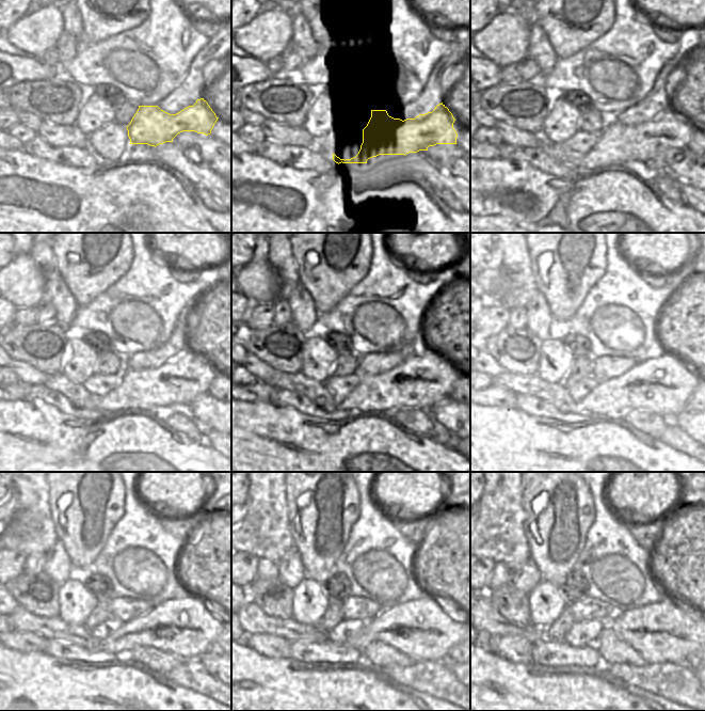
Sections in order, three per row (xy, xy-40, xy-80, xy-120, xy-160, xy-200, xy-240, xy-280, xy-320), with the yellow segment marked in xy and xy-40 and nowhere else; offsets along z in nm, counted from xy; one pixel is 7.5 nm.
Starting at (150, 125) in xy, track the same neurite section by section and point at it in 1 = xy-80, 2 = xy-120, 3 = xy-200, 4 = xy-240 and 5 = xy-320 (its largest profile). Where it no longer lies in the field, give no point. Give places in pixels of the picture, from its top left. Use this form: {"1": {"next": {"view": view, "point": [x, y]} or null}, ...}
{"1": {"next": {"view": "xy-80", "point": [646, 142]}}, "2": {"next": {"view": "xy-120", "point": [173, 385]}}, "3": {"next": {"view": "xy-200", "point": [662, 383]}}, "4": {"next": {"view": "xy-240", "point": [186, 627]}}, "5": {"next": {"view": "xy-320", "point": [663, 632]}}}

